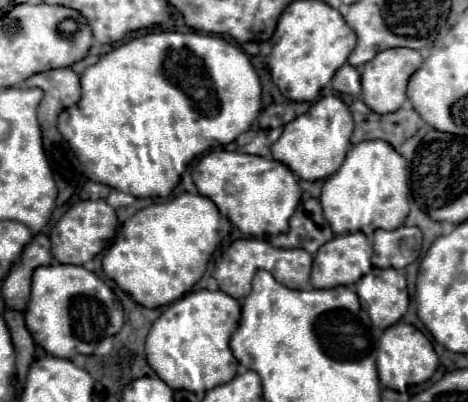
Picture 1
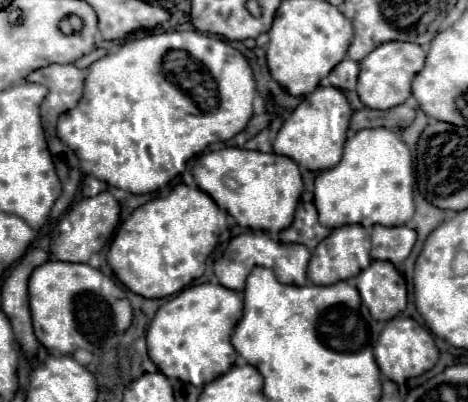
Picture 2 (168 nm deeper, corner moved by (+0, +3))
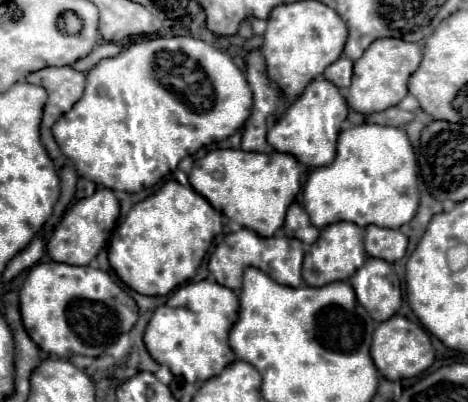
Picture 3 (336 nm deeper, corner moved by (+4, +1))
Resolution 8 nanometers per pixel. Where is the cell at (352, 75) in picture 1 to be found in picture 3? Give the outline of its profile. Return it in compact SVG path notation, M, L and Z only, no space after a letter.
M344 56L338 58L332 66L328 66L328 70L324 70L324 78L338 88L348 88L352 78L352 60Z

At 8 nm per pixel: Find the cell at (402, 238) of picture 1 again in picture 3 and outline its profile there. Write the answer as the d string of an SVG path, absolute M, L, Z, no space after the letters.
M368 226L366 238L364 238L366 254L372 258L382 258L386 262L396 262L406 254L408 238L400 230L392 228L380 228L380 226Z

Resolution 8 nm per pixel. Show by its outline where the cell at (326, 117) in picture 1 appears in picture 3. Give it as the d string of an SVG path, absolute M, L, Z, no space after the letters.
M322 76L314 78L306 86L304 94L286 110L286 114L268 132L268 144L278 152L292 154L298 162L306 166L328 166L336 156L340 122L346 116L348 116L348 104L342 98L340 90Z

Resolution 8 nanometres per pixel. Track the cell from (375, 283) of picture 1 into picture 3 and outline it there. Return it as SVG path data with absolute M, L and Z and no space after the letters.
M368 258L366 264L350 278L350 284L358 302L366 308L372 320L384 322L400 310L402 290L388 262Z

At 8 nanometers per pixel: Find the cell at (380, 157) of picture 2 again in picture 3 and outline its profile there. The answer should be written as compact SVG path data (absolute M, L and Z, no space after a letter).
M360 124L350 130L342 130L338 136L338 152L332 164L316 168L304 186L304 208L316 228L324 228L332 222L354 222L358 226L384 226L400 228L410 222L418 208L418 186L416 186L416 156L412 152L410 140L404 128L378 126L378 124Z

